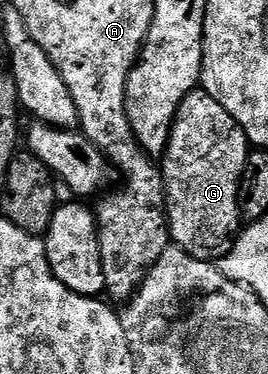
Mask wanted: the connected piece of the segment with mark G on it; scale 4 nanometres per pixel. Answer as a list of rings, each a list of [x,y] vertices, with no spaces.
[[[195,90],[188,94],[188,98],[184,98],[184,102],[180,102],[164,157],[166,217],[170,219],[171,241],[192,258],[217,262],[232,250],[240,231],[238,191],[251,151],[251,142],[236,118],[232,118],[232,114],[228,114],[228,110],[224,110],[224,106],[220,106],[212,94]]]

